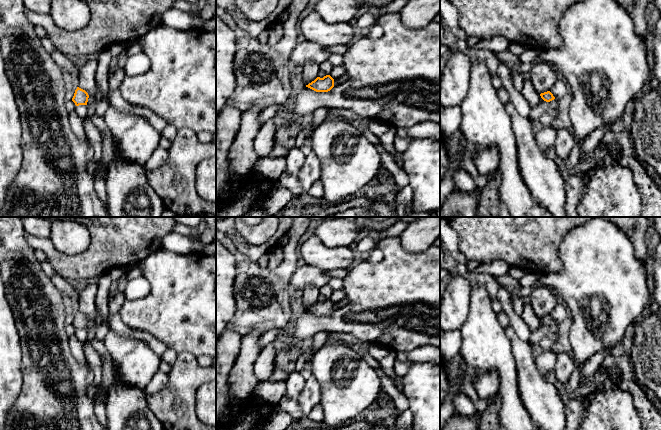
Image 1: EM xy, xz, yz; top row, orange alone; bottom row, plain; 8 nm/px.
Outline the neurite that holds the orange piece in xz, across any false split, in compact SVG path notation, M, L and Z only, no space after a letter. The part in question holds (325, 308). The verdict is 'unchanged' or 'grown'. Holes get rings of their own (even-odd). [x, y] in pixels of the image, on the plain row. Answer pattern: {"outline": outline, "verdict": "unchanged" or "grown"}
{"outline": "M326 299L323 302L317 301L306 311L316 316L328 316L334 311L334 303L330 299Z", "verdict": "unchanged"}

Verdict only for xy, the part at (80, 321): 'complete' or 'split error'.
complete

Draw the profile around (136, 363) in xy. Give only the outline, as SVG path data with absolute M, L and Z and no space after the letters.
M111 328L104 343L122 382L144 390L159 371L161 357L145 342L121 337Z

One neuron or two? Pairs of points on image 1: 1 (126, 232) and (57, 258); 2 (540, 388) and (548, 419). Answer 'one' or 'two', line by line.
1: one
2: one

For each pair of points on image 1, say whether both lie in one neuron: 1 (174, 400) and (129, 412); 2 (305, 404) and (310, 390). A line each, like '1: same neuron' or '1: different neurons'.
1: different neurons
2: same neuron

